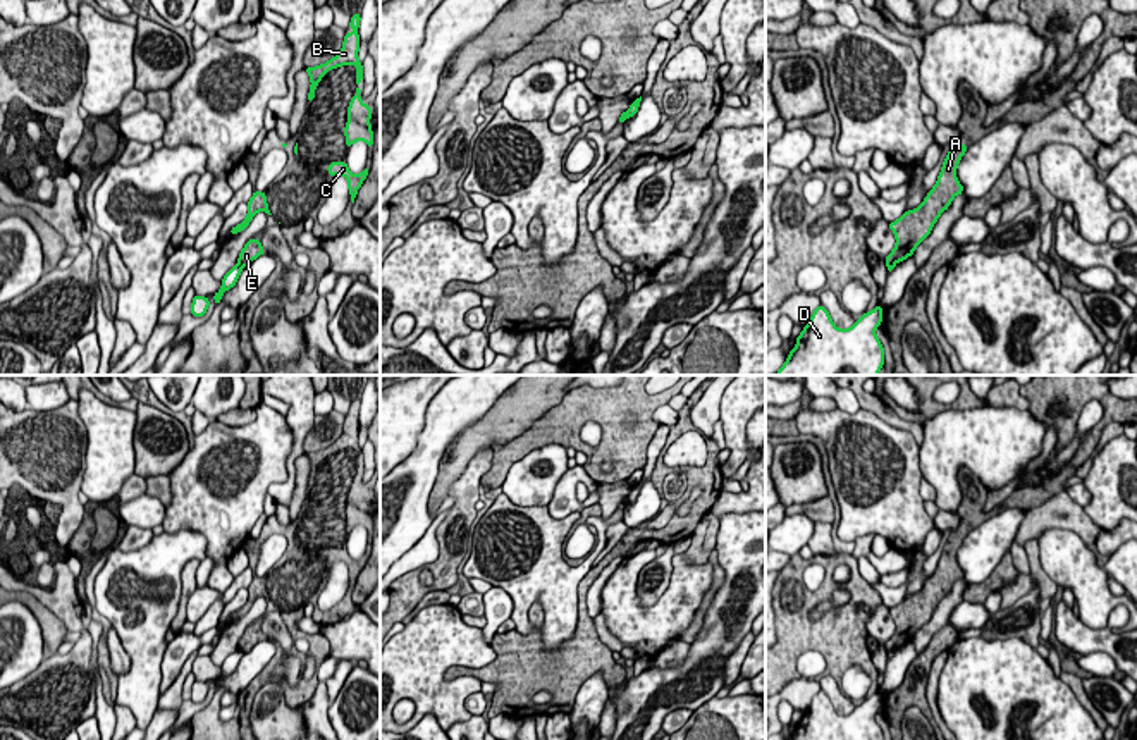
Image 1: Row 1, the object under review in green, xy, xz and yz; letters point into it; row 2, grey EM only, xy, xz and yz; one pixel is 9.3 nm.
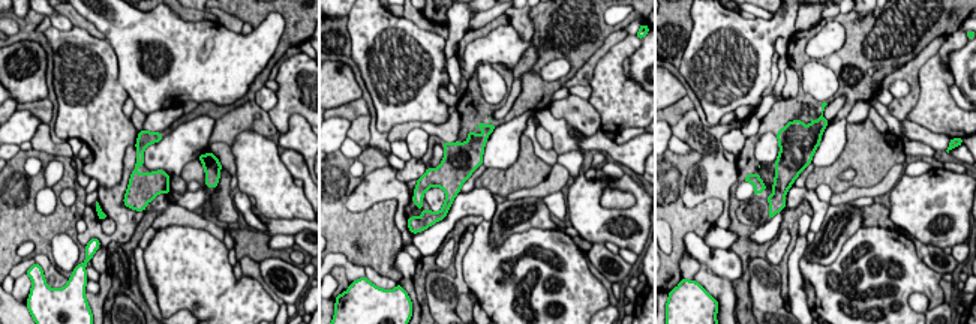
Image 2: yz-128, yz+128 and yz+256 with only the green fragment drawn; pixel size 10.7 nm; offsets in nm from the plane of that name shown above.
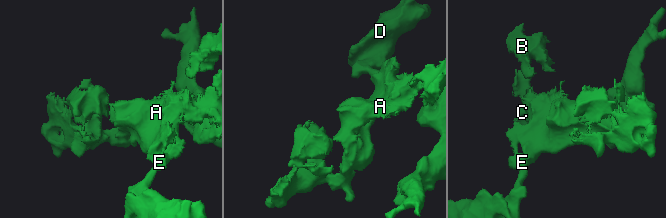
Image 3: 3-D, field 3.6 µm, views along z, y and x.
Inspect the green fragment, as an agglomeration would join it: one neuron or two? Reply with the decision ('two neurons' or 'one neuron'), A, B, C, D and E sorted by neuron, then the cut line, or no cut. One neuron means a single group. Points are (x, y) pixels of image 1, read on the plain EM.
two neurons; groups A B C E / D; cut xy (238, 649), (243, 651)

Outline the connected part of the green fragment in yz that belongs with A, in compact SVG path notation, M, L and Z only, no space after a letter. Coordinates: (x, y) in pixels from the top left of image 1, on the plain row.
M967 528L958 533L951 532L939 563L922 590L905 597L898 606L889 607L896 630L884 644L888 652L913 642L915 633L931 620L939 601L948 595L956 580L963 578L963 571L956 564L956 552L967 535Z

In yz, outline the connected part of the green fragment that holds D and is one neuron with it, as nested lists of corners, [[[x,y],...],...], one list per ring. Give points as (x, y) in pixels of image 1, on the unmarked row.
[[[820,690],[796,723],[790,740],[884,740],[876,721],[882,707],[882,692],[864,699],[850,714],[838,714],[829,697]]]

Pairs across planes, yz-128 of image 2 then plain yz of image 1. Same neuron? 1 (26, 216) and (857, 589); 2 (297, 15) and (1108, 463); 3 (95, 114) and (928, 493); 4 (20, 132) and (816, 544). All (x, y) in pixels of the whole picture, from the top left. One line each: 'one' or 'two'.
1: one
2: two
3: two
4: two

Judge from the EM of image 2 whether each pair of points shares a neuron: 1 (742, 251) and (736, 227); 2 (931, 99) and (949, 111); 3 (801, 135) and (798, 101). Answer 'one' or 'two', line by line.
1: one
2: one
3: one

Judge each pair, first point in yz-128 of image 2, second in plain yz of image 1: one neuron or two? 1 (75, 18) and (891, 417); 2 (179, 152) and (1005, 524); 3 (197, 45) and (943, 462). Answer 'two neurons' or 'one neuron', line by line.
1: one neuron
2: one neuron
3: one neuron

